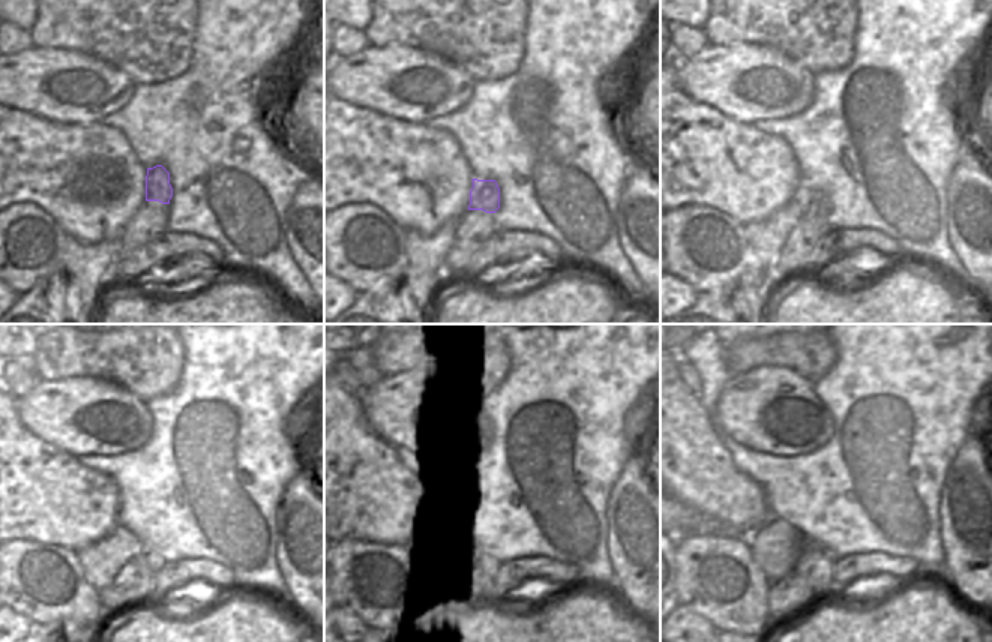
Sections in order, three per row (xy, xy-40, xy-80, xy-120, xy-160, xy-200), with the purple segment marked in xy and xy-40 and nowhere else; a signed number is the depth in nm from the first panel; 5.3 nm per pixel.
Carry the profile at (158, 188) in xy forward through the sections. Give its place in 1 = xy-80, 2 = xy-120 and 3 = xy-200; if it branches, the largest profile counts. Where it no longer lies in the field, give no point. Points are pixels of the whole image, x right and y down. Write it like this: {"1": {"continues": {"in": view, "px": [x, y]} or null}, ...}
{"1": {"continues": {"in": "xy-80", "px": [818, 210]}}, "2": {"continues": {"in": "xy-120", "px": [146, 555]}}, "3": {"continues": {"in": "xy-200", "px": [814, 566]}}}

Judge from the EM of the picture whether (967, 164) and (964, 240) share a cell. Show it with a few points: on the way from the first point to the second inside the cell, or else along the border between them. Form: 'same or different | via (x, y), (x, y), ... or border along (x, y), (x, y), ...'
same | via (967, 183), (967, 221)

